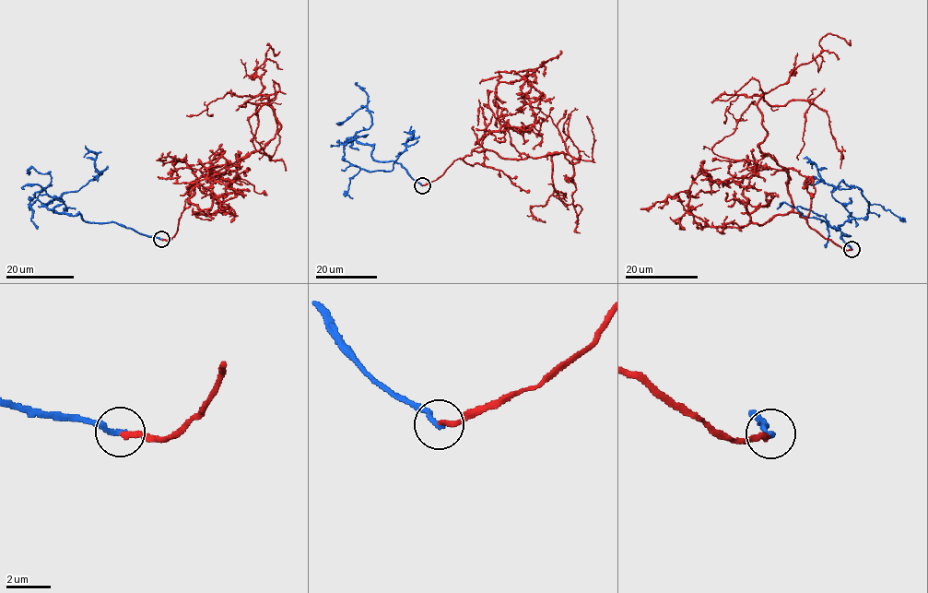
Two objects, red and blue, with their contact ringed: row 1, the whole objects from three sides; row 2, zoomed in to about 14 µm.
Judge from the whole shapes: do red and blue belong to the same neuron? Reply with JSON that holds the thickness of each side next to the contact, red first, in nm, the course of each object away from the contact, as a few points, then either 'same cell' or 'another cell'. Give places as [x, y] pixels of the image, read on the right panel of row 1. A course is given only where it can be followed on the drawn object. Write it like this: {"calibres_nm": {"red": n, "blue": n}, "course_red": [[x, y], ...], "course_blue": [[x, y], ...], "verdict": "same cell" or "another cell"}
{"calibres_nm": {"red": 240, "blue": 240}, "course_red": [[851, 249], [793, 211], [789, 177], [759, 145], [764, 93], [769, 104], [802, 100], [825, 112], [839, 168]], "course_blue": [[851, 249], [840, 237], [851, 236], [836, 229], [864, 218], [869, 205], [861, 190], [827, 184], [804, 158]], "verdict": "another cell"}

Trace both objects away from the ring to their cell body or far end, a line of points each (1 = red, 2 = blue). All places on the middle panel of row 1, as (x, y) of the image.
1: (422, 185), (475, 150), (563, 154), (576, 162), (581, 156), (551, 158), (554, 192), (529, 208), (544, 221)
2: (422, 185), (355, 139), (343, 158), (390, 171), (411, 126)

